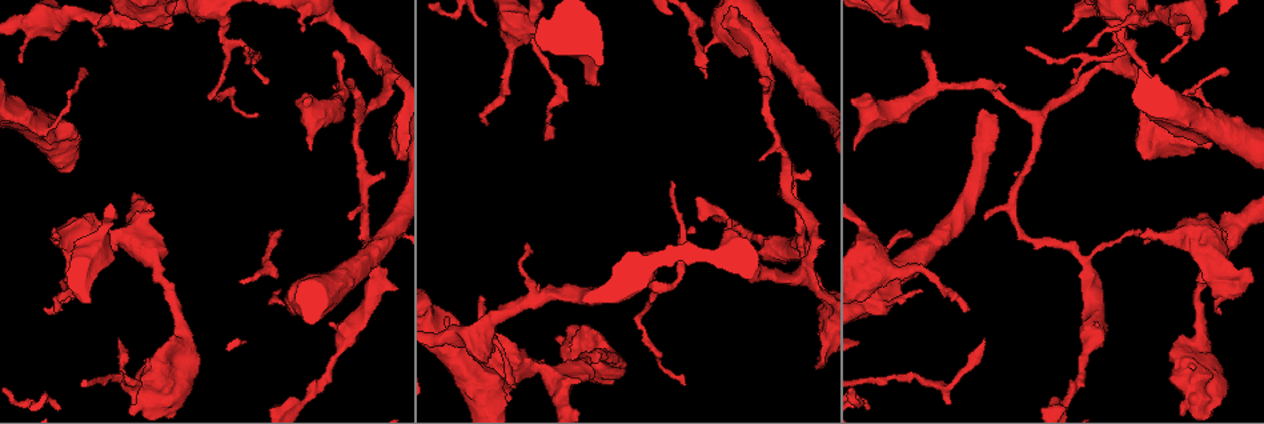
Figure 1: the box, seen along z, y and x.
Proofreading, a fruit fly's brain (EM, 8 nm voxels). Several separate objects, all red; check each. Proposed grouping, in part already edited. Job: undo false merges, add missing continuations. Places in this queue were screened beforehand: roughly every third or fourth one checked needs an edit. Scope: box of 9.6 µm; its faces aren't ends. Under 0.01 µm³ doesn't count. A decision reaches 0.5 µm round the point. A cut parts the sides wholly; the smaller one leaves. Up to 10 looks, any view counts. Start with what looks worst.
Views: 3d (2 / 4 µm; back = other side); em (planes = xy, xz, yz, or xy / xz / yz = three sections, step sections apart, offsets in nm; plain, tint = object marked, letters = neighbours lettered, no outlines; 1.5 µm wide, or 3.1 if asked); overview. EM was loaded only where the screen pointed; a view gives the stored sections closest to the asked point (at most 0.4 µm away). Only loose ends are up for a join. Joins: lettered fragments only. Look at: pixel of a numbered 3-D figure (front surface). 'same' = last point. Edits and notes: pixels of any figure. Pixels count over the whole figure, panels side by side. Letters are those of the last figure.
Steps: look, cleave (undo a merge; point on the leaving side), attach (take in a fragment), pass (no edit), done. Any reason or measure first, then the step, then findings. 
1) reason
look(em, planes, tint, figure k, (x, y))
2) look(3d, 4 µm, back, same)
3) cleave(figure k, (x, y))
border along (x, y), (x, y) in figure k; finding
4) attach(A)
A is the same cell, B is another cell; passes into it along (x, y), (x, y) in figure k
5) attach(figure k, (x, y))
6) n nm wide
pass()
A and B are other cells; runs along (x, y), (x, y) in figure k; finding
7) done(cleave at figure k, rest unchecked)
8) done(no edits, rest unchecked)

an open end
look(em, xz, step 4, tint, figure 1, (62, 310))

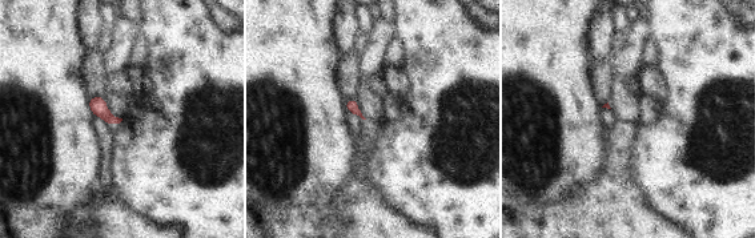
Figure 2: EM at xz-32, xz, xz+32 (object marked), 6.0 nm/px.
cut it another way
look(em, planes, letters, same)

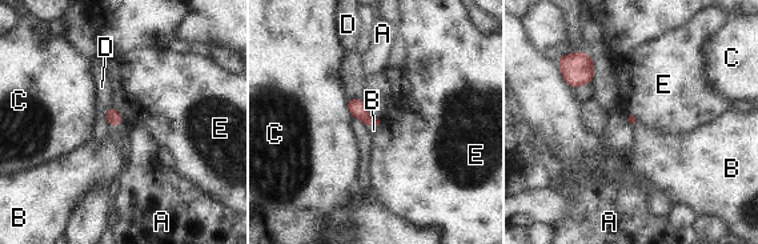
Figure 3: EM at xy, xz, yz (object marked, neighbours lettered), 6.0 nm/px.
A touches over 180 nm
attach(B)
B is the same cell, A, C, D and E are other cells; the cell continues

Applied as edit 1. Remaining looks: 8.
calibre changes
look(3d, 4 µm, figure 1, (62, 234))

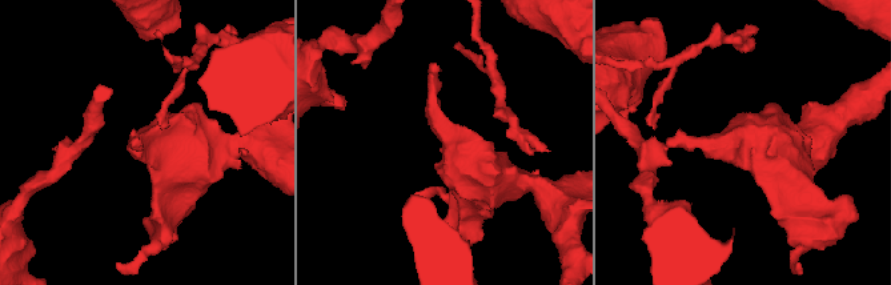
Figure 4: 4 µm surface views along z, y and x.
look(em, yz, step 4, tint, figure 4, (722, 142))

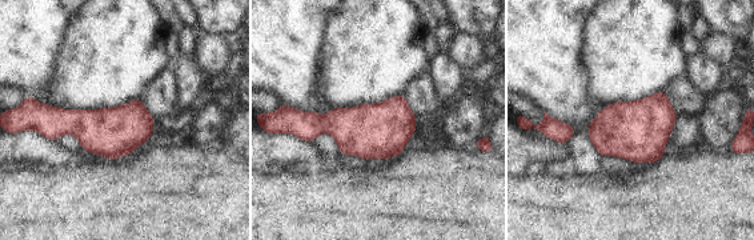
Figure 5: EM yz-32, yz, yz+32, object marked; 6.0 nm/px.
look(em, yz, step 4, letters, same)

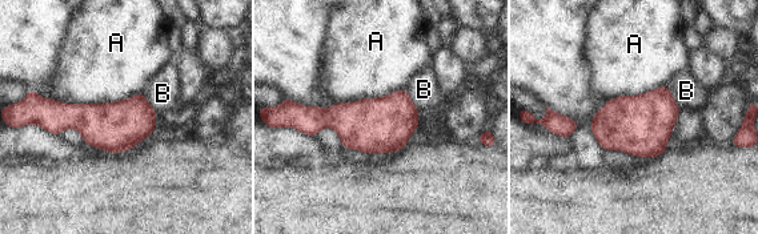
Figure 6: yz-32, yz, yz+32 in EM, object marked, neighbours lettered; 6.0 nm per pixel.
pass()
A and B are other cells; border along (666, 85), (680, 109) in figure 6; continuous, no second cell

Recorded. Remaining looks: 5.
stops while still wide
look(3d, 2 µm, figure 1, (172, 336))

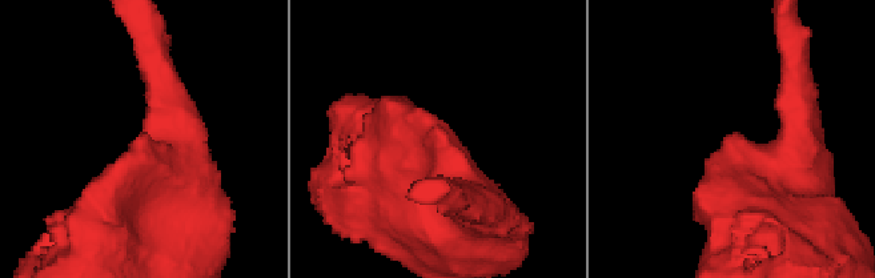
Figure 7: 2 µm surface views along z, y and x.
need the tissue
look(em, planes, letters, figure 7, (432, 130))

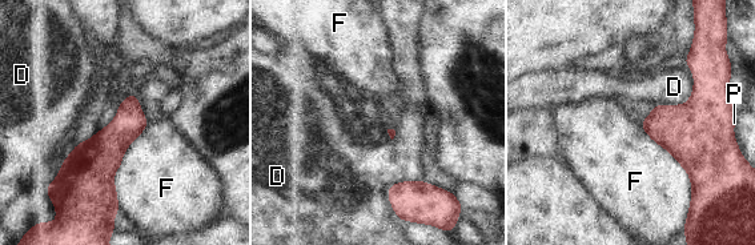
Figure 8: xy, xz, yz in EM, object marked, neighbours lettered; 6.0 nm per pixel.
pass()
D, F and P are other cells; border along (639, 124), (685, 169), (693, 191) in figure 8; no lettered fragment goes on from it

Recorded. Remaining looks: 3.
sharp bend
look(em, yz, step 8, letters, figure 1, (560, 94))

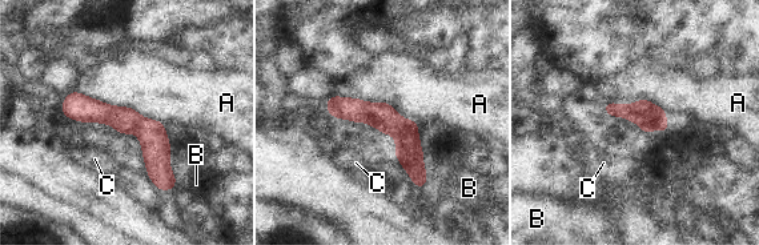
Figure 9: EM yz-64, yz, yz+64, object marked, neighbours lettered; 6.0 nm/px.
A touches over 550 nm
cleave(figure 9, (408, 151))
A, B and C are other cells; border along (404, 120), (393, 133) in figure 9; a second cell is stuck on

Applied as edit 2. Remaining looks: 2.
done(attach at figure 3, cleave at figure 9, rest unchecked)

